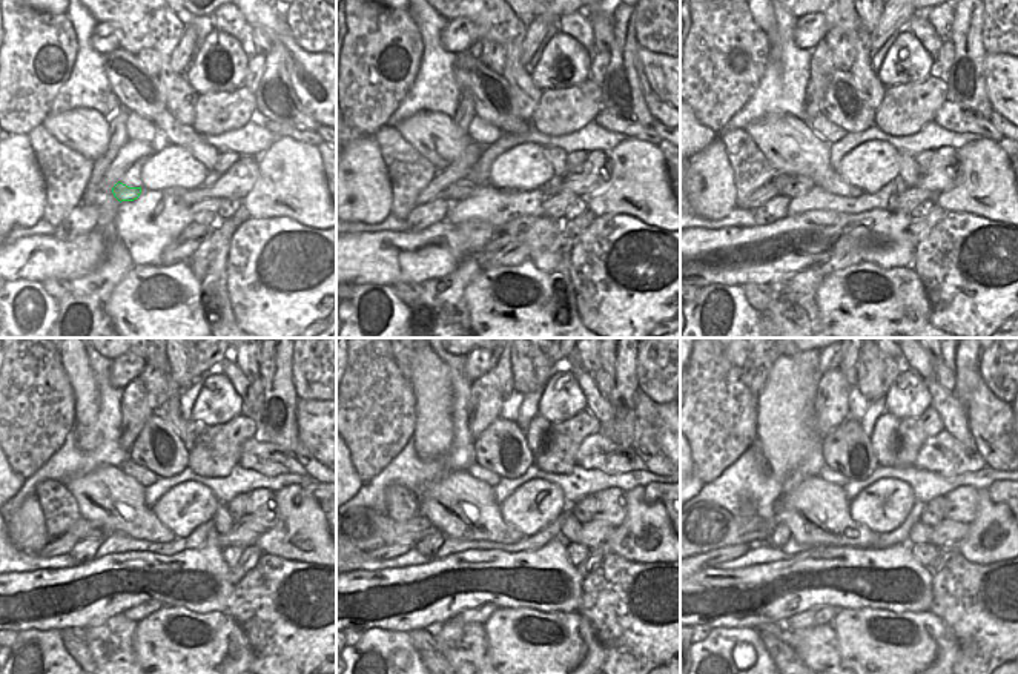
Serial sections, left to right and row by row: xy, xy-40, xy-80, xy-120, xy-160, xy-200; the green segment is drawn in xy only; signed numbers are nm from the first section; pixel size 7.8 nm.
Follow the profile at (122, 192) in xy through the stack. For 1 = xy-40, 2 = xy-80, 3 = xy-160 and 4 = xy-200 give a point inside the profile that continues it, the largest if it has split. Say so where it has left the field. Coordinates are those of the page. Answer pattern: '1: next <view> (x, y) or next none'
1: next xy-40 (461, 189)
2: next xy-80 (794, 186)
3: next xy-160 (367, 528)
4: next xy-200 (711, 527)

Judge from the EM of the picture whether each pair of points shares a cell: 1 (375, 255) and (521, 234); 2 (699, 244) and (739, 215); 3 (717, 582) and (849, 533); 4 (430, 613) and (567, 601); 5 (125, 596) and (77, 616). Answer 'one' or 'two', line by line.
1: one
2: two
3: two
4: one
5: one

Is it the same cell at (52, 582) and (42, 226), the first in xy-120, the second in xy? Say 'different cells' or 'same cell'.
different cells

